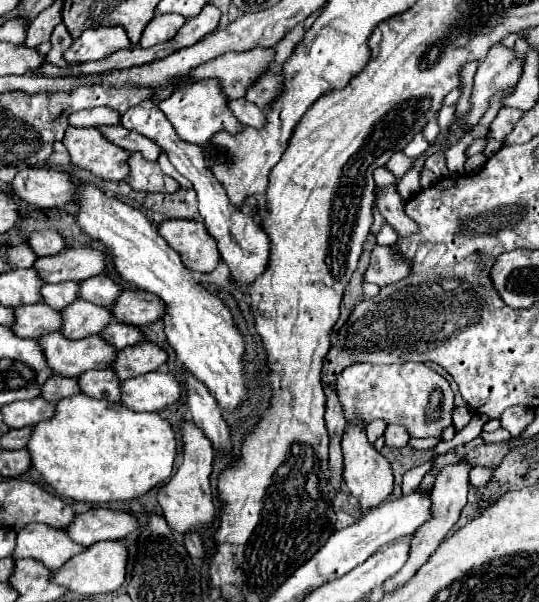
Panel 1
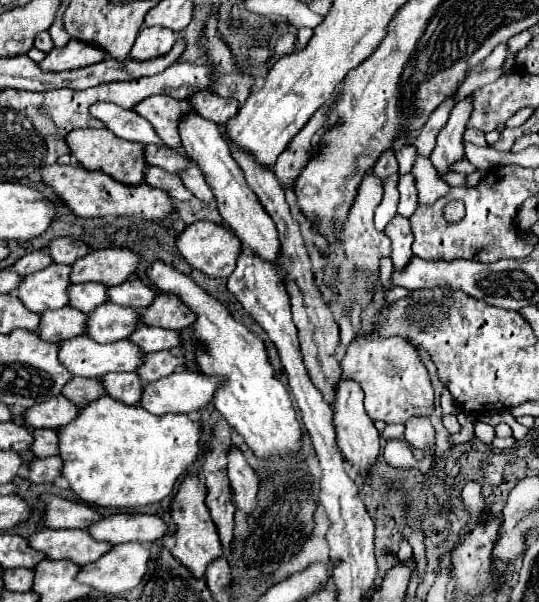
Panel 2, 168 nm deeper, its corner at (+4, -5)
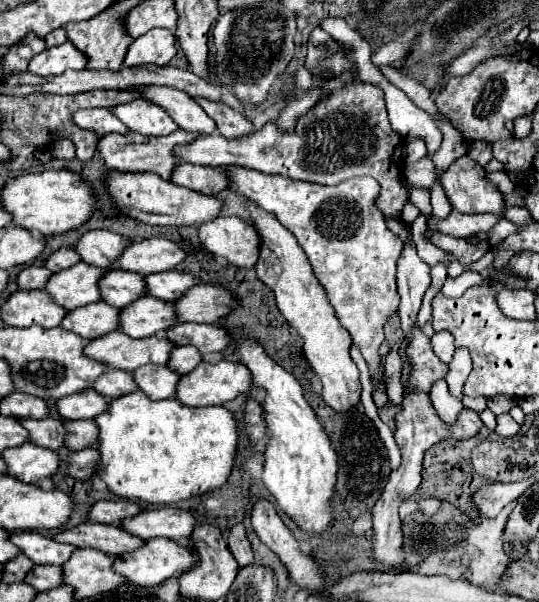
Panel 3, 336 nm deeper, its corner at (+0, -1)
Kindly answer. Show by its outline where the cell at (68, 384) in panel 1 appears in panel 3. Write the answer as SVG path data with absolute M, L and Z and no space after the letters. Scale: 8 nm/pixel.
M109 369L109 373L105 373L105 377L99 377L93 383L93 389L97 389L103 397L117 399L117 397L123 397L127 393L137 391L137 383L129 371Z

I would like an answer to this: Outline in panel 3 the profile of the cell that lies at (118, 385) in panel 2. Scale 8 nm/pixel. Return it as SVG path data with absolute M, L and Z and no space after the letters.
M145 365L141 369L135 369L133 377L137 377L139 389L151 399L173 397L177 391L177 383L181 381L181 375L167 365L163 365L163 369L159 365Z

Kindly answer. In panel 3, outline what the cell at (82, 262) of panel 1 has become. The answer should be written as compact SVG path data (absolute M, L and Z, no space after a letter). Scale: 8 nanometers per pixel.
M145 239L131 243L125 253L119 257L117 265L113 269L125 269L141 275L161 273L175 269L179 263L183 263L187 253L169 239Z

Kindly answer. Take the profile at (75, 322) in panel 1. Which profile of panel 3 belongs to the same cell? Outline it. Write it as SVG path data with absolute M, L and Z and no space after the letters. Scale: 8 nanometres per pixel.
M143 297L141 301L121 309L121 331L137 339L165 333L165 329L171 329L179 323L173 307L175 303L171 301Z

